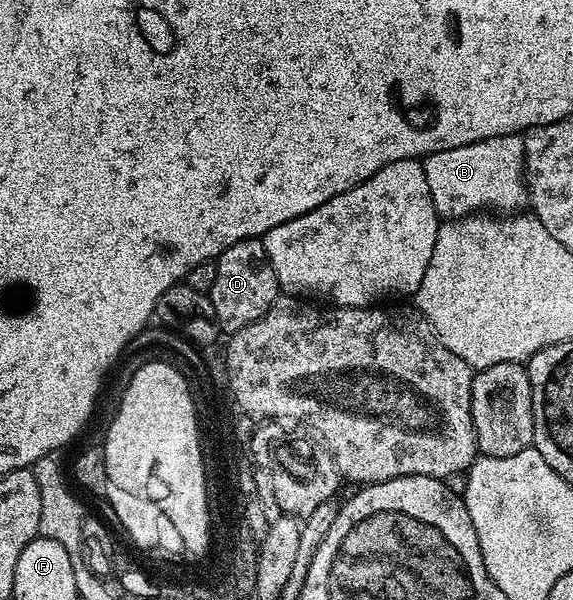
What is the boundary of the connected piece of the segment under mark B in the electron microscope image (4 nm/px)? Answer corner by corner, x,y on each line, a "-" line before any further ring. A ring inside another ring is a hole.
504,135
475,141
471,145
459,145
459,149
443,149
423,159
425,177
433,208
442,220
464,219
474,213
513,213
527,199
527,188
523,178
525,141
521,135

